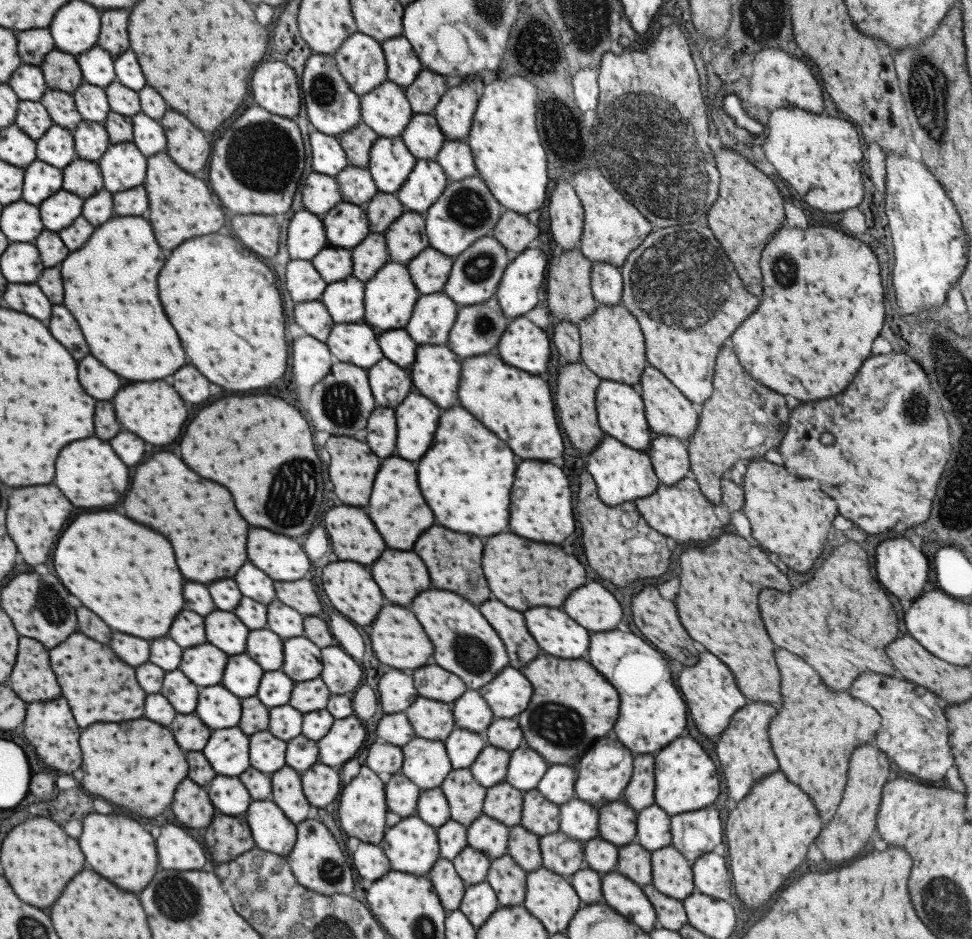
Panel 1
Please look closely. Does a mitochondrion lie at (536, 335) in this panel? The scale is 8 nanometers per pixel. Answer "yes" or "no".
no

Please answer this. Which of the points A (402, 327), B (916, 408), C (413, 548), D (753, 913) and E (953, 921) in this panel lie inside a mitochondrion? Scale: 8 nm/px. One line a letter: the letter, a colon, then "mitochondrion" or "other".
A: other
B: mitochondrion
C: other
D: other
E: mitochondrion

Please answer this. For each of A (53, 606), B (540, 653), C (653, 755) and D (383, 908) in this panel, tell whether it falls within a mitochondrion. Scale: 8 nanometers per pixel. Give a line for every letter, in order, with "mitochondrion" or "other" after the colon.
A: mitochondrion
B: other
C: other
D: other

